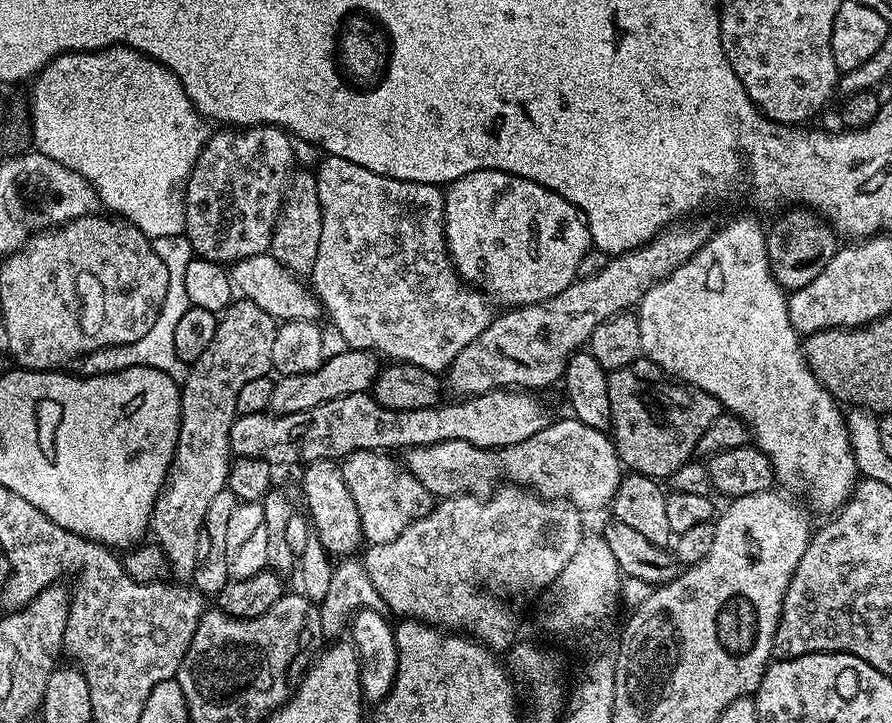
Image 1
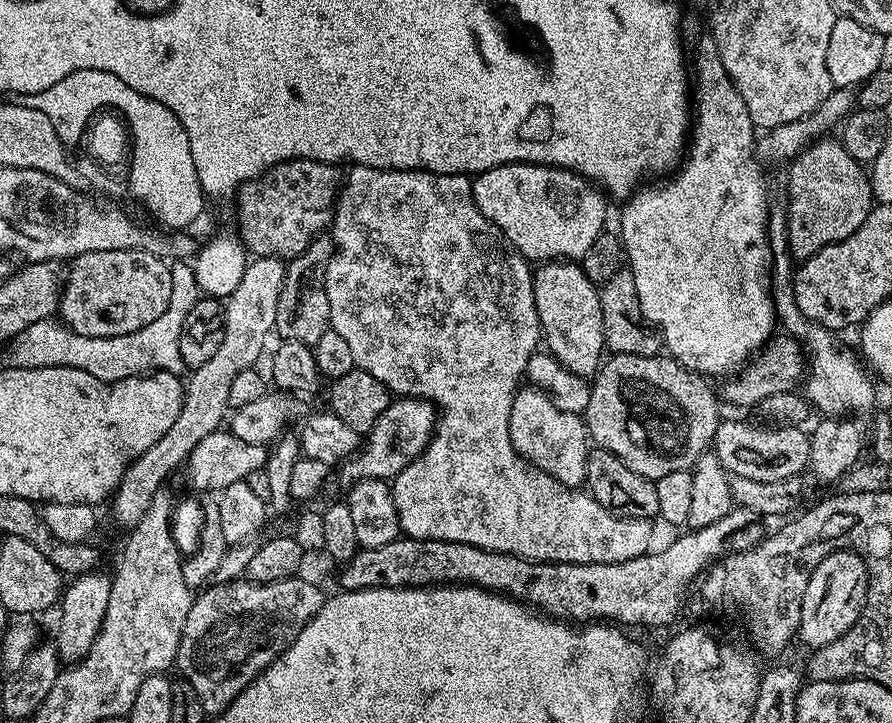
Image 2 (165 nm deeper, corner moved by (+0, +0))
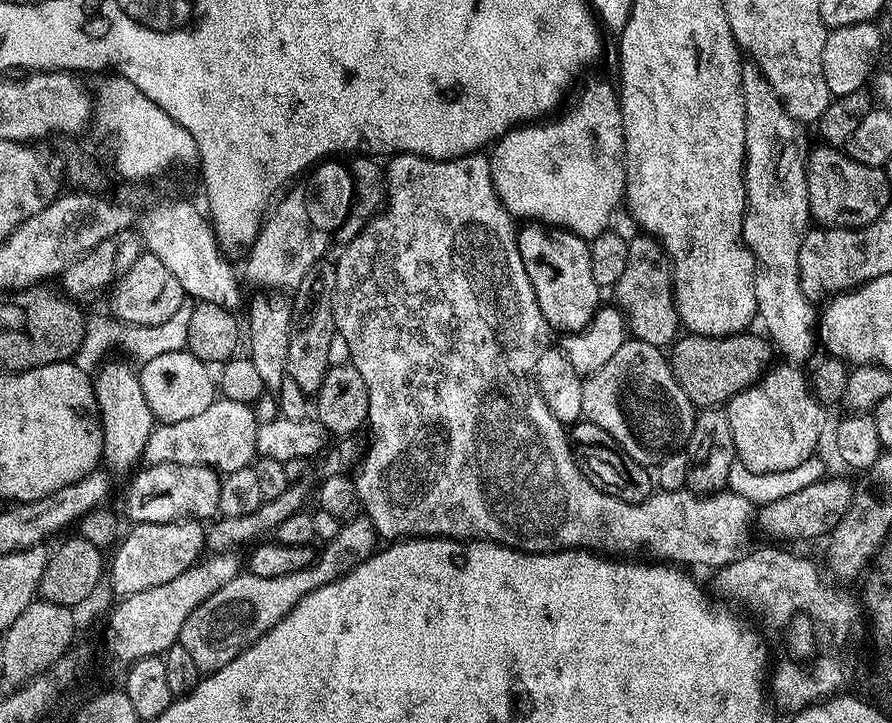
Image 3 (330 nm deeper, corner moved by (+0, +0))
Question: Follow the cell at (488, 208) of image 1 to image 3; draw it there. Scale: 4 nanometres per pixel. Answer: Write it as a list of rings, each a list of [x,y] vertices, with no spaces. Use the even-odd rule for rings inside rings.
[[[592,80],[566,108],[543,122],[514,128],[495,141],[490,152],[492,181],[498,198],[514,218],[556,224],[591,242],[609,231],[608,223],[625,199],[620,98],[613,85]]]

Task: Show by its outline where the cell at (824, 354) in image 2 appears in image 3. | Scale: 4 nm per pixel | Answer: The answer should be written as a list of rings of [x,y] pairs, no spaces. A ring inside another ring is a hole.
[[[751,62],[741,67],[742,90],[746,106],[746,150],[744,151],[744,185],[748,209],[744,211],[744,244],[751,250],[756,259],[756,281],[754,298],[756,314],[762,321],[767,339],[778,349],[785,361],[804,362],[818,348],[818,308],[813,301],[806,298],[800,285],[798,254],[802,242],[810,231],[810,198],[808,197],[808,154],[810,143],[805,125],[795,120],[786,110],[786,106],[774,94],[774,86],[766,82],[758,65]]]

